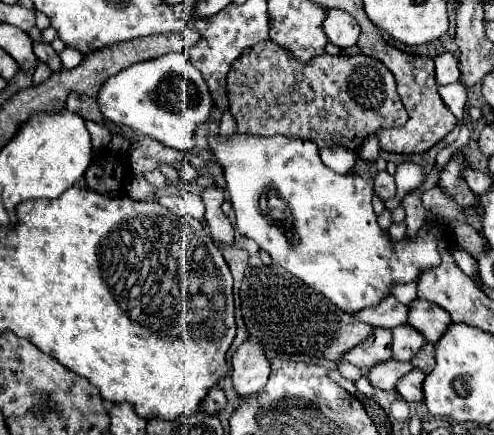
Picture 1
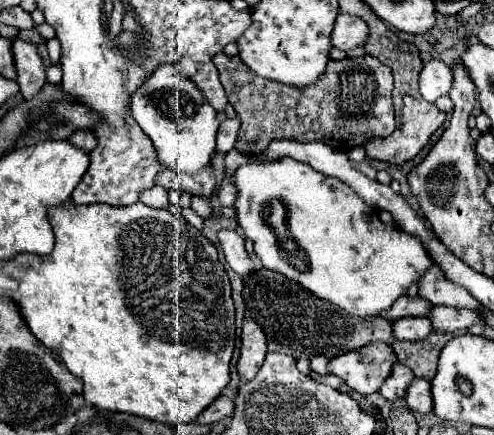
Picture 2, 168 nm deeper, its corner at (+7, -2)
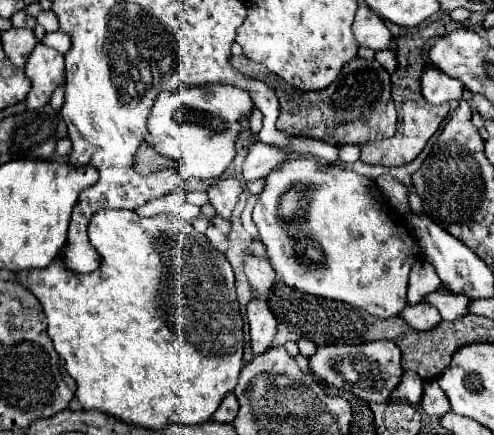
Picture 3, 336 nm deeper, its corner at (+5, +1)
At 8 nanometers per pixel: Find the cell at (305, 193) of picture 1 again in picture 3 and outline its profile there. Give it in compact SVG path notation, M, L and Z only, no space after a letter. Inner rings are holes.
M299 156L299 158L287 160L285 164L281 164L281 168L273 170L265 178L263 192L259 194L259 200L257 200L255 208L253 208L253 222L255 222L257 230L259 230L261 242L267 248L267 258L269 258L273 270L277 272L277 276L287 286L291 286L291 288L295 288L299 292L305 292L305 294L313 294L313 296L321 296L321 298L333 298L333 300L339 300L339 302L347 302L347 304L351 304L355 308L361 308L361 310L369 312L371 316L379 316L379 318L397 316L403 310L403 306L407 304L407 276L409 276L411 266L419 258L419 246L411 238L411 234L407 232L407 228L401 224L401 218L395 216L395 212L391 210L391 206L375 190L375 182L371 178L359 176L353 170L347 170L347 168L341 168L341 166L335 166L335 164L333 166L331 164L329 166L325 166L325 164L321 166L317 160L307 158L307 156Z

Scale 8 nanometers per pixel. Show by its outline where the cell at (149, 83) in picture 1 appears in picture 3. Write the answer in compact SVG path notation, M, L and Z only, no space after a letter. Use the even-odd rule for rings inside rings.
M211 84L205 88L187 88L187 92L175 90L163 90L159 92L151 112L149 112L149 142L155 148L157 154L171 158L175 162L179 162L181 166L181 178L217 178L225 172L225 168L231 164L233 156L235 156L235 140L239 136L239 118L251 114L253 102L249 98L247 90L235 88L235 86L223 86L223 84Z

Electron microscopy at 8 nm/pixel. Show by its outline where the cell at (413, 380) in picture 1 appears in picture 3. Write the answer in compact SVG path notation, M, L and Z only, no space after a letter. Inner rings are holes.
M425 380L423 382L423 398L421 398L419 406L425 414L439 416L439 418L451 410L449 400L447 400L445 392L439 388L437 380Z

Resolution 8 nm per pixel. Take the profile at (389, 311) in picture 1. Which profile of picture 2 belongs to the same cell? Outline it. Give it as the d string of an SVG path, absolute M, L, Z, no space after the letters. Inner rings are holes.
M403 295L395 301L395 305L389 309L389 313L381 313L381 317L393 321L397 317L423 317L433 309L433 303L423 297L409 297Z

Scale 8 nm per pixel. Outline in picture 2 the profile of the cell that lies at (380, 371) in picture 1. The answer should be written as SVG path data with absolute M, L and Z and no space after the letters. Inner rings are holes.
M395 363L393 365L393 375L389 375L389 381L385 381L385 385L381 385L379 393L389 401L403 399L405 393L407 393L407 387L411 385L413 379L415 379L415 375L409 367L405 367L401 363Z

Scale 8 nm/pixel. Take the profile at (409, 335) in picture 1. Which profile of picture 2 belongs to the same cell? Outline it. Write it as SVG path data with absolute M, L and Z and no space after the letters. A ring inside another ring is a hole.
M401 317L393 321L393 335L401 341L419 341L431 331L429 317Z

